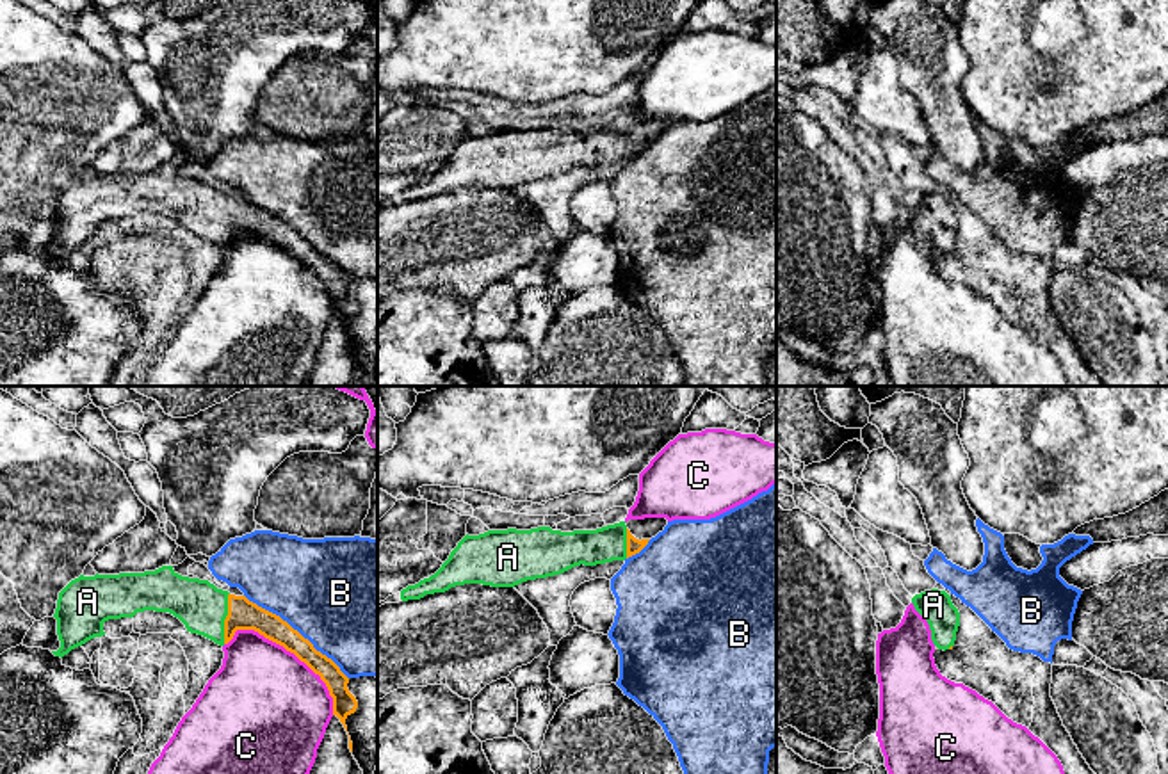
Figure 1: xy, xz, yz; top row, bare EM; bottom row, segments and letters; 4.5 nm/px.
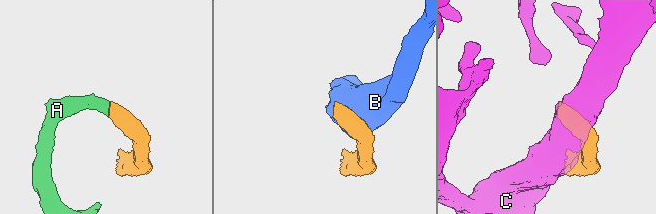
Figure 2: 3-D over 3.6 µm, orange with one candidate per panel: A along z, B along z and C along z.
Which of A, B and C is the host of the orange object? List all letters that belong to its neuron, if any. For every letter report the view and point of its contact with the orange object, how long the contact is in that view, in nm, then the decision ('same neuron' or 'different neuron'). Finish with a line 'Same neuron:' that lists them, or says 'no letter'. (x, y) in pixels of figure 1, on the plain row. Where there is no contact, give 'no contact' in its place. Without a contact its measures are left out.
A: contact xy (227, 219); length 240 nm; same neuron
B: contact xy (296, 232); length 600 nm; different neuron
C: contact xy (291, 253); length 600 nm; different neuron
Same neuron: A

